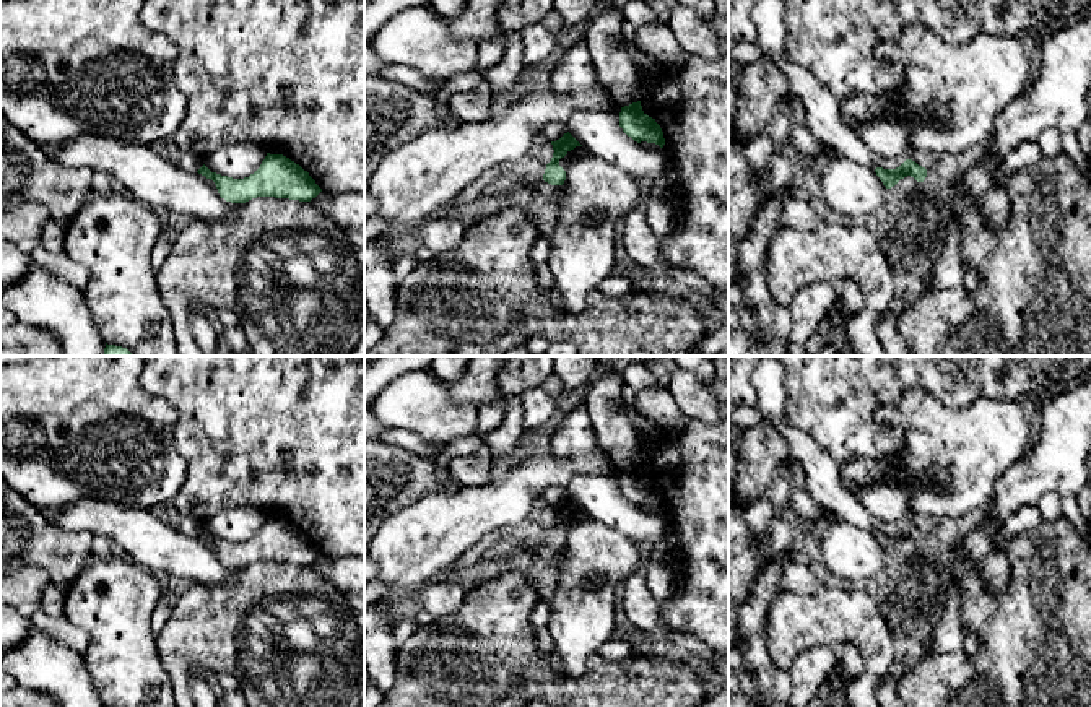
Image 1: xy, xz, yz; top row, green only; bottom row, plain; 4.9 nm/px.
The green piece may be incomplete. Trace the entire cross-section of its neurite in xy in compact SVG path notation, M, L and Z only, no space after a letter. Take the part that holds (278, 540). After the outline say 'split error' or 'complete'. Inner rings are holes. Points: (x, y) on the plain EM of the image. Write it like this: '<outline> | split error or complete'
M267 517L260 531L244 543L211 536L205 528L197 536L211 543L220 561L231 567L246 567L257 561L311 566L322 556L307 535L283 518Z | complete

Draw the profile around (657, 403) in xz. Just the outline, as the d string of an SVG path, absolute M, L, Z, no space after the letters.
M662 384L636 392L636 408L641 414L665 427L680 431L685 426L685 414L668 388Z

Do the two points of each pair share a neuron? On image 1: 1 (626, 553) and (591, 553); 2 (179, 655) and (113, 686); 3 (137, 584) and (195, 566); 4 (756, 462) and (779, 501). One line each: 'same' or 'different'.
1: same
2: different
3: different
4: same

